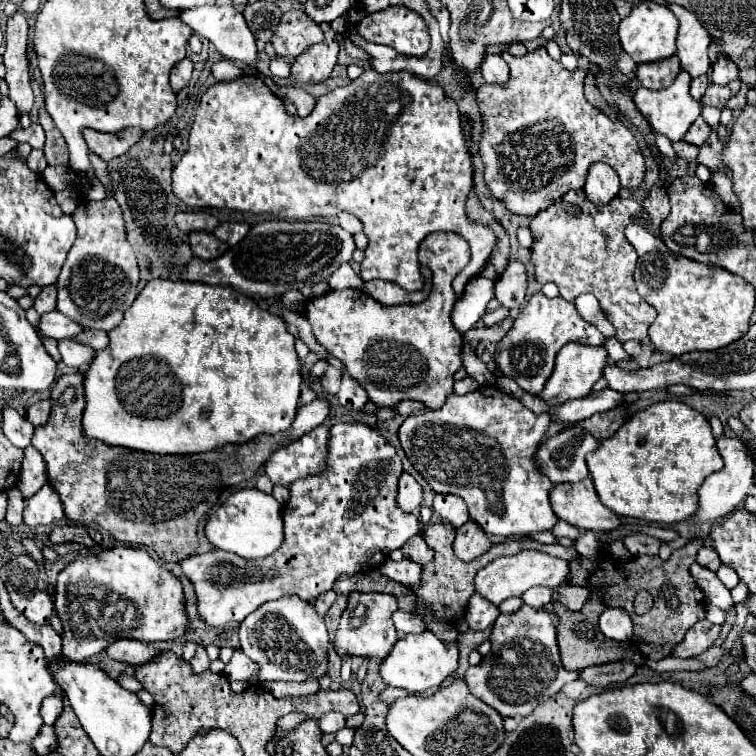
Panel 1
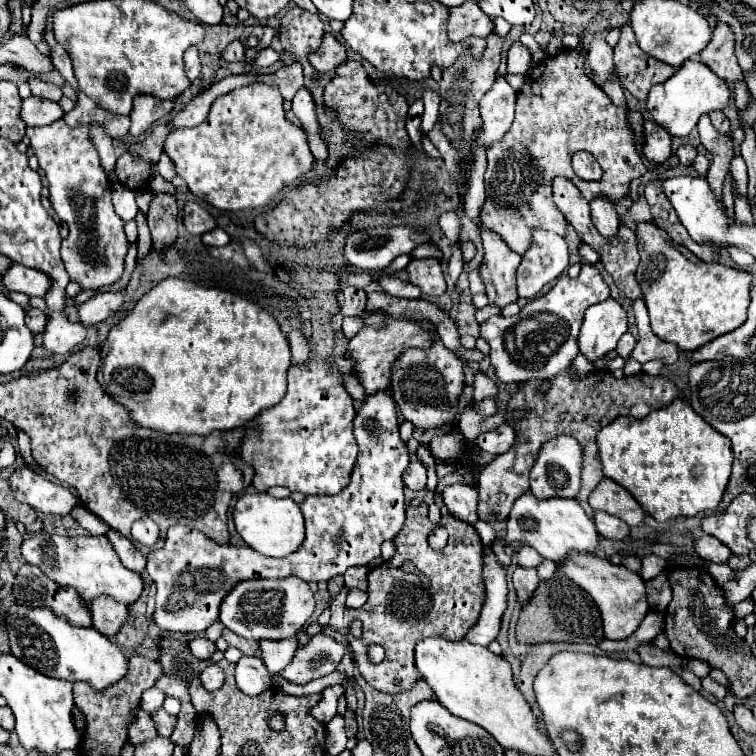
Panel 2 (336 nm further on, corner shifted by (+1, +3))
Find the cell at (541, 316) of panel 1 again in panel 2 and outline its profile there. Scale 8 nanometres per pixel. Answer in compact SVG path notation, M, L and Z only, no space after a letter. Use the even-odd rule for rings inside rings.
M582 265L578 277L560 275L554 287L530 301L514 317L490 317L480 323L480 335L490 345L490 361L496 369L496 377L502 383L526 383L530 379L552 379L560 371L568 369L570 359L578 355L576 337L584 319L584 311L590 305L606 301L610 289L604 283L600 271L594 265Z

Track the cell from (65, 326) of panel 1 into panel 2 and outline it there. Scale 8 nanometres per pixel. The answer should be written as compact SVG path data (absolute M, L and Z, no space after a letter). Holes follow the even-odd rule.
M108 291L106 293L96 293L86 303L78 305L78 319L84 325L102 323L114 311L118 311L122 303L124 303L124 295L122 293L108 293Z

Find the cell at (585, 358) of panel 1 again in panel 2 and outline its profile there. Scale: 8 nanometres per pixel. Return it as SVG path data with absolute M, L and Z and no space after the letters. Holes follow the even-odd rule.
M612 297L590 307L578 333L580 353L596 363L616 349L618 339L628 331L626 311Z

